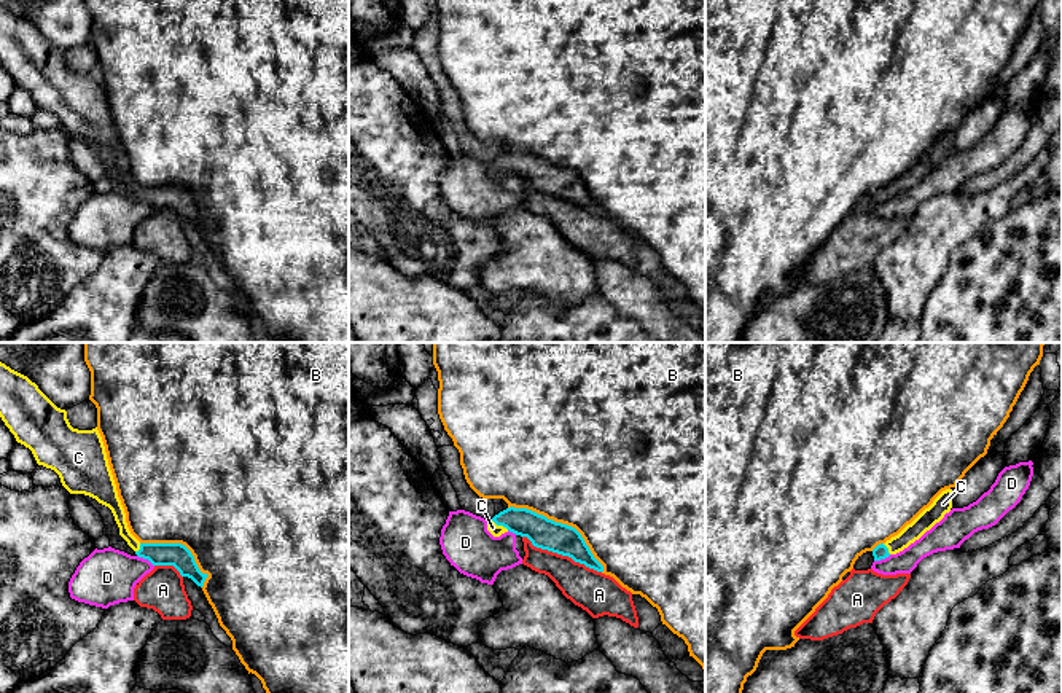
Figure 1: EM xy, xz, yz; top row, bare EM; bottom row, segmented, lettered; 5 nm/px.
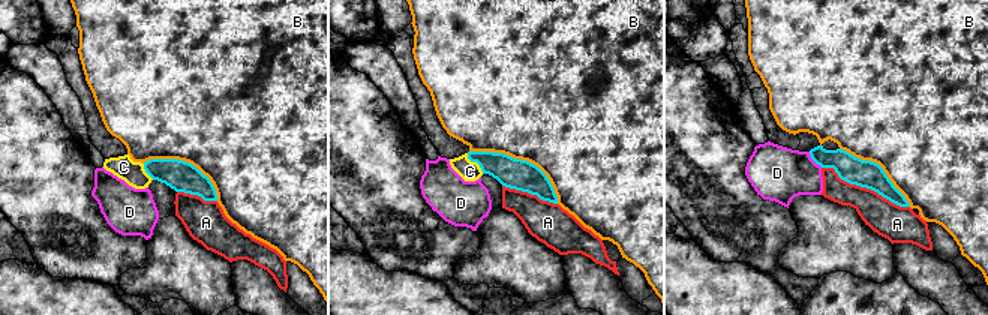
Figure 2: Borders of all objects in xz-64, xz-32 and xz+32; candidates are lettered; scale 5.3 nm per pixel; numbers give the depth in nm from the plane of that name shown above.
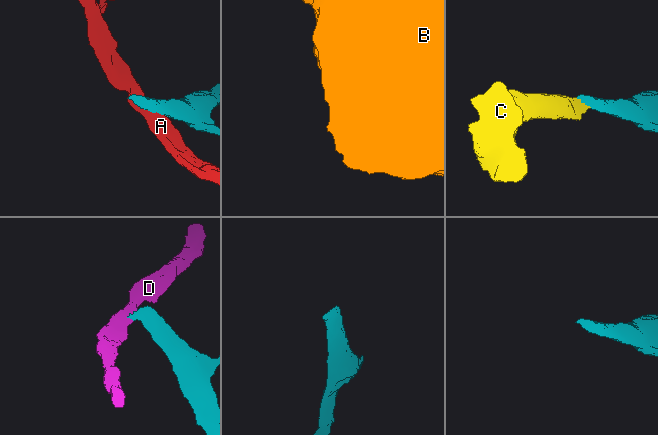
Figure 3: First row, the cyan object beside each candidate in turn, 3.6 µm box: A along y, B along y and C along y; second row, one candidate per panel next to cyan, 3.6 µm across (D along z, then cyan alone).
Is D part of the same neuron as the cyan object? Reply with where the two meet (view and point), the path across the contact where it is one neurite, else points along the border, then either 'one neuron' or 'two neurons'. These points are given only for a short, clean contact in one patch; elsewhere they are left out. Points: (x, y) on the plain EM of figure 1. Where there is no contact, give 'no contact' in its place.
meets cyan in xy at (145, 201); border along xy (137, 198), (153, 209); two neurons

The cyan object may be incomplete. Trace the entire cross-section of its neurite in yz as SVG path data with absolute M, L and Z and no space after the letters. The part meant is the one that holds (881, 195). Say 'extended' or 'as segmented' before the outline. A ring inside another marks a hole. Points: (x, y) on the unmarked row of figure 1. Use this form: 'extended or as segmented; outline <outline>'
extended; outline M952 132L943 134L933 147L925 151L911 167L908 167L898 178L892 180L885 186L877 188L873 193L874 204L888 201L908 191L919 183L927 174L939 166L946 156L952 151Z

